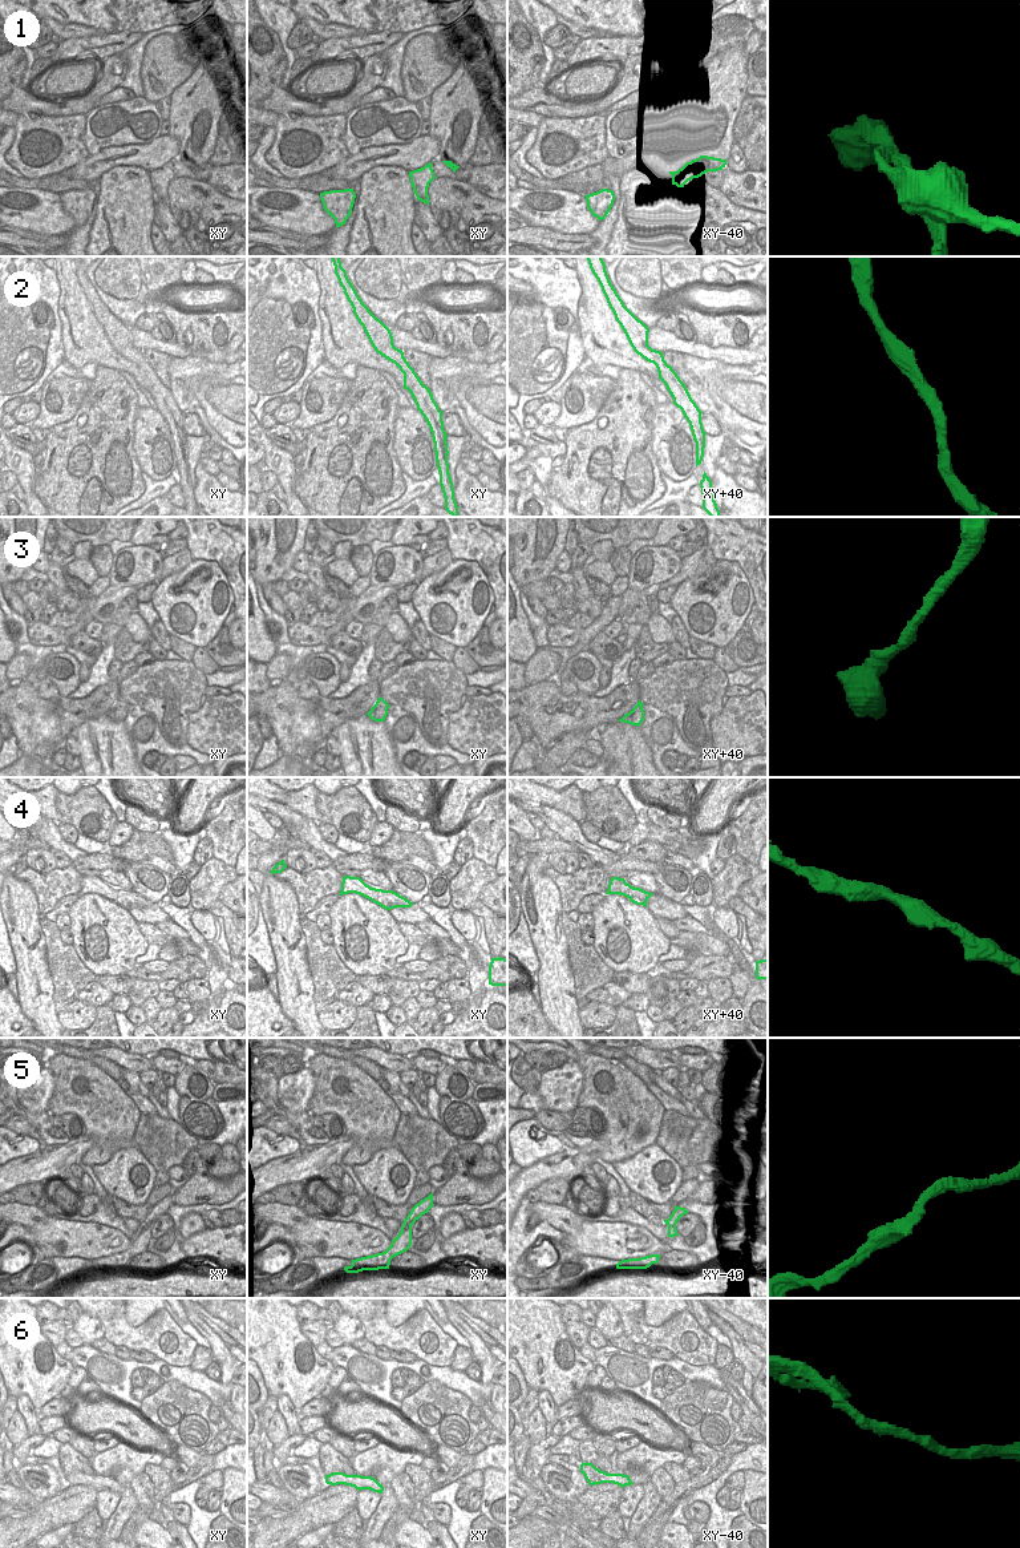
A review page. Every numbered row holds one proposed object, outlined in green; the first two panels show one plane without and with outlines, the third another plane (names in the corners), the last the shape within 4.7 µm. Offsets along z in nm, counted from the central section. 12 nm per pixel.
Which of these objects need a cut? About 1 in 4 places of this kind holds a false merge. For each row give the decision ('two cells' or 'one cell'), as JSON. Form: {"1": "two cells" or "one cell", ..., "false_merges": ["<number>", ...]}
{"1": "one cell", "2": "one cell", "3": "one cell", "4": "one cell", "5": "one cell", "6": "one cell", "false_merges": []}

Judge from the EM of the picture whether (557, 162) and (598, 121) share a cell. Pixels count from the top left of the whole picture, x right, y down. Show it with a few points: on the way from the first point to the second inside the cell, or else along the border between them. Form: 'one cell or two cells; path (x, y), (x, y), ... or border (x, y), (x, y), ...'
one cell; path (567, 152), (587, 132)

